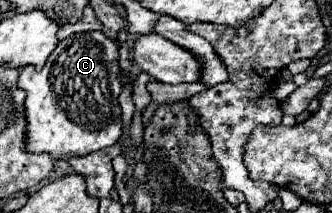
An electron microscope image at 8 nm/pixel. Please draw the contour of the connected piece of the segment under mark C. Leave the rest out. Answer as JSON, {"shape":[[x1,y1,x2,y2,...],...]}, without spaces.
{"shape":[[101,30,73,34,61,40,39,72,35,70,35,66,21,68,19,84,27,92,27,148,31,148,31,152,49,152,55,160,59,160,75,154,83,156,113,146,121,138,121,108,117,102,117,96,123,90,123,78,119,68,119,42,115,38,109,38]]}

